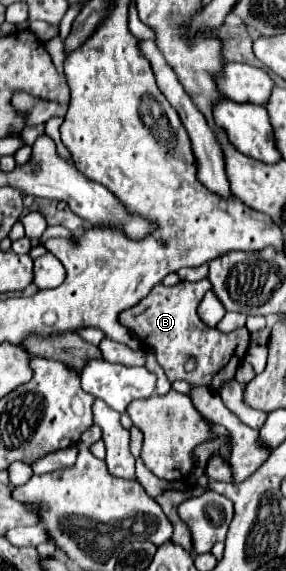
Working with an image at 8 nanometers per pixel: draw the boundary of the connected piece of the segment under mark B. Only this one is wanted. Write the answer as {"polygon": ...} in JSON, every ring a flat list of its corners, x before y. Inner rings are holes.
{"polygon":[[203,278,195,284,179,282,171,288,157,284,139,304,123,310,119,314,119,322,125,328,129,328,131,332,135,332,143,340,143,344,155,348,157,362,165,370,167,378,171,378,171,380,185,378,193,386,203,384,203,386,219,388,225,380,235,376,235,370,243,358,237,356,237,352,239,352,237,350,237,344,239,344,237,332,223,334,217,328,207,328,197,316,197,306,209,288,211,288,211,284,207,278],[189,356,197,358,197,368,193,372,183,370,183,364]]}

